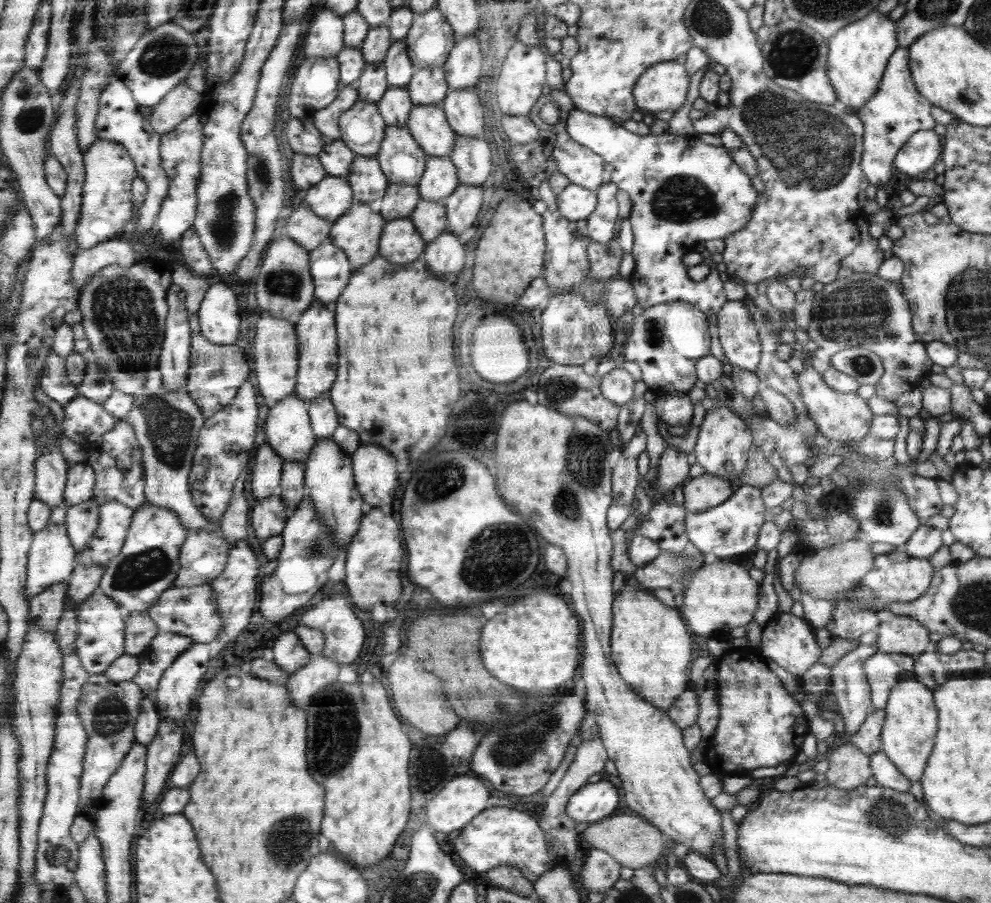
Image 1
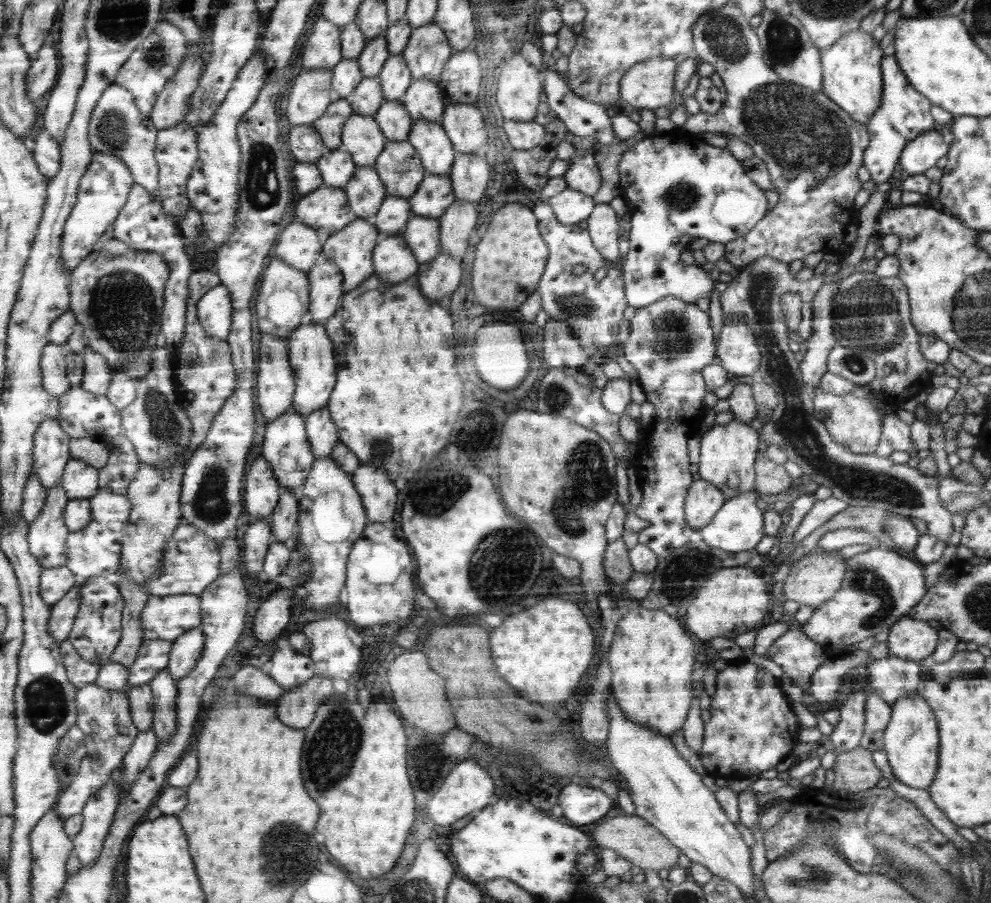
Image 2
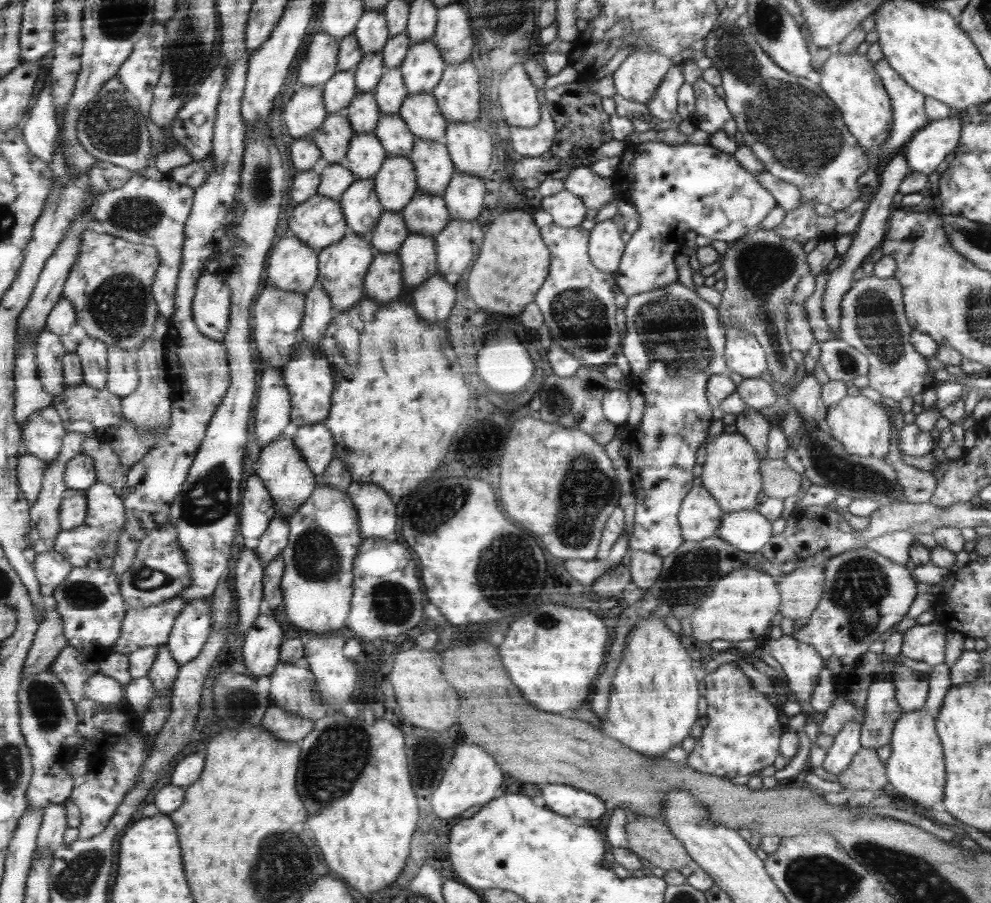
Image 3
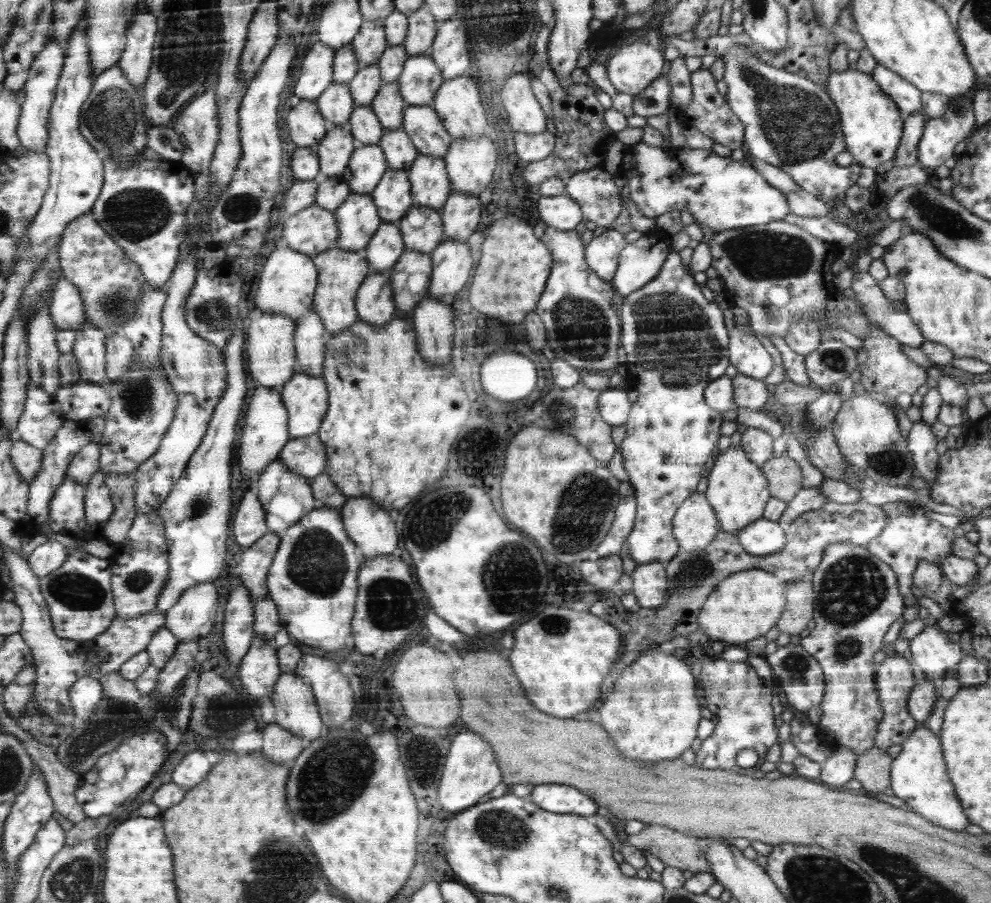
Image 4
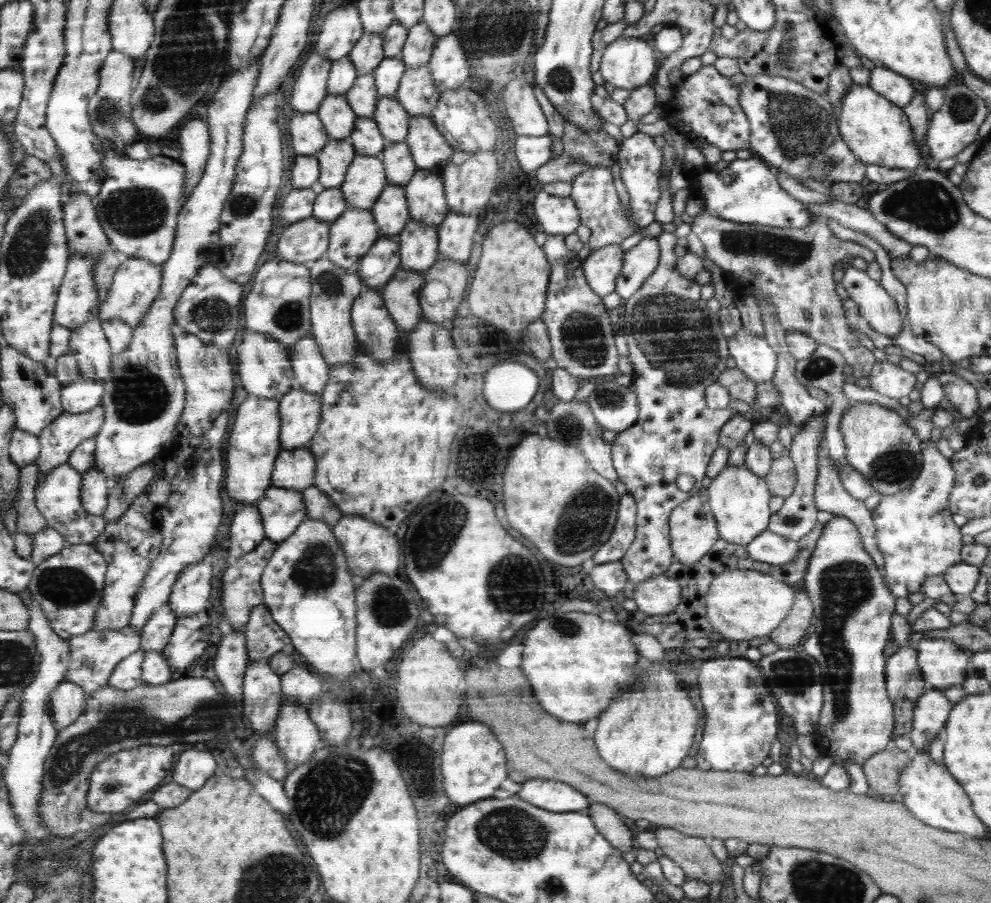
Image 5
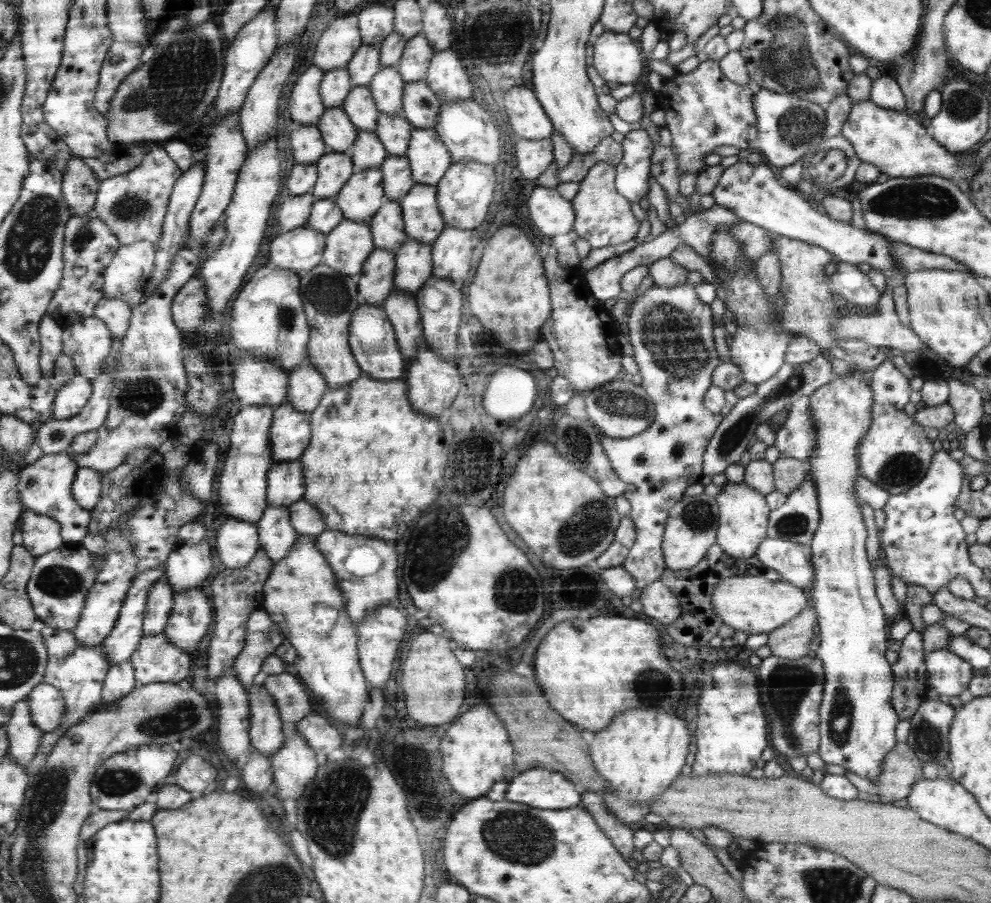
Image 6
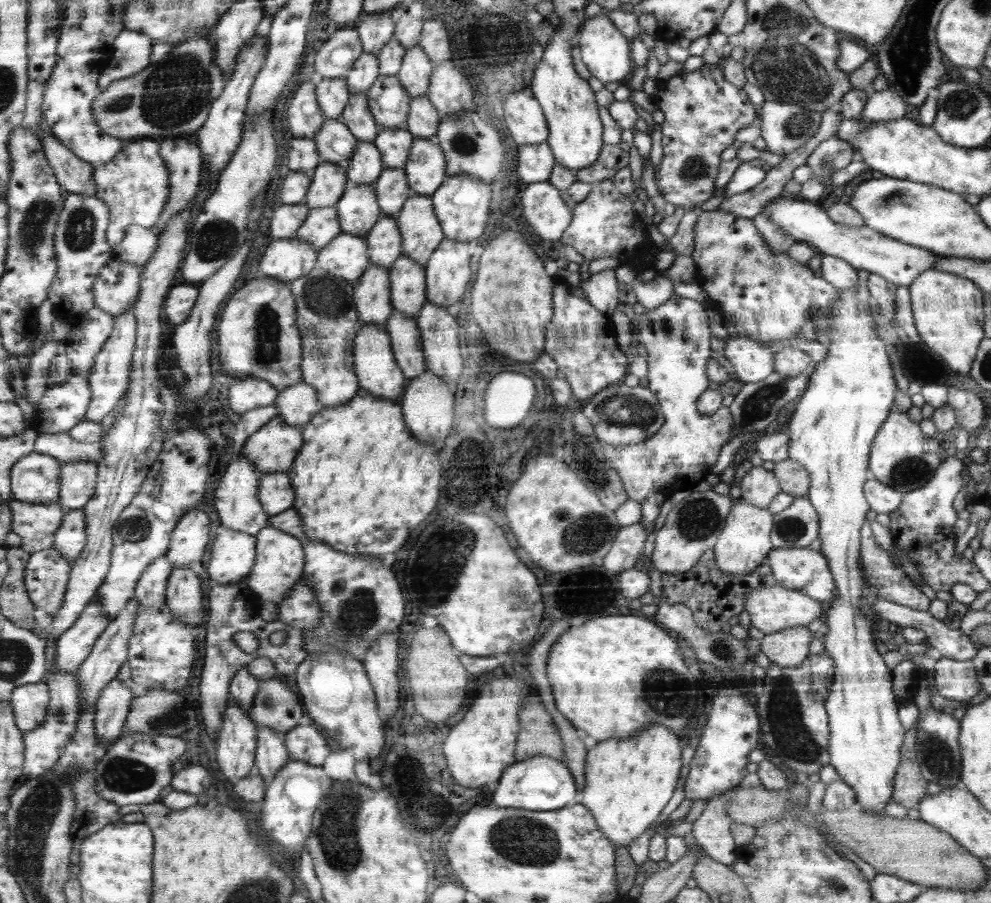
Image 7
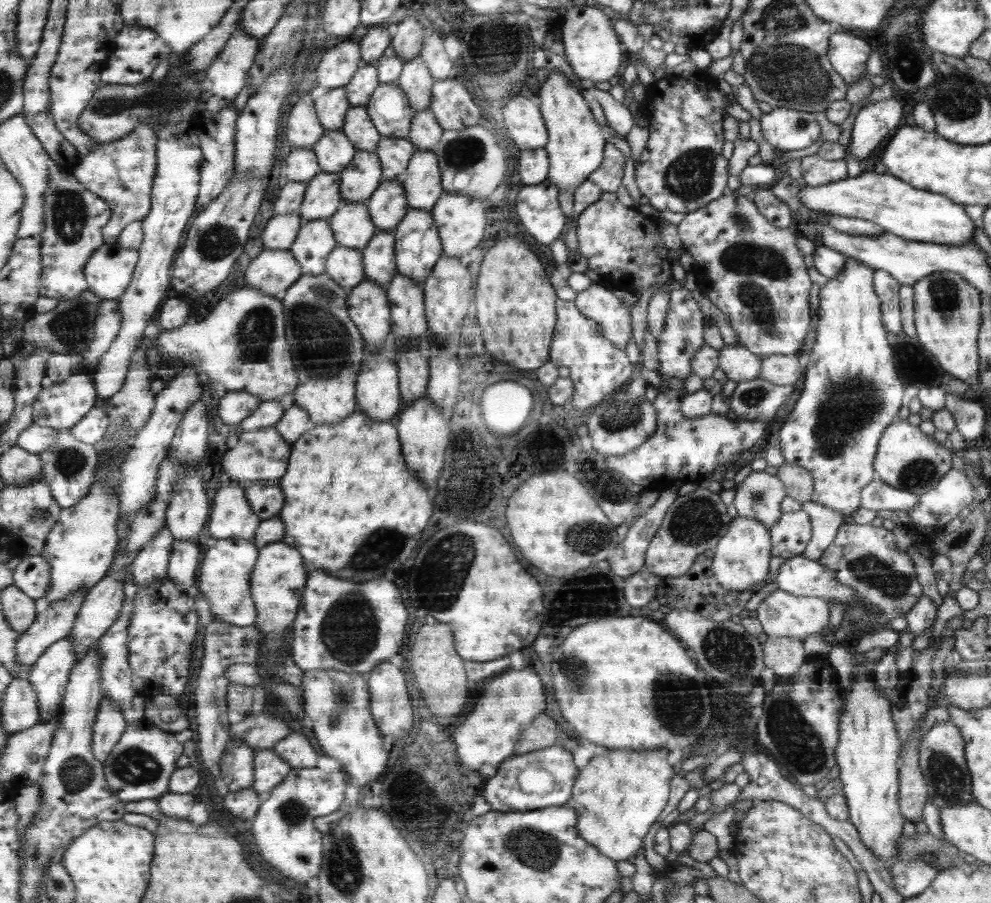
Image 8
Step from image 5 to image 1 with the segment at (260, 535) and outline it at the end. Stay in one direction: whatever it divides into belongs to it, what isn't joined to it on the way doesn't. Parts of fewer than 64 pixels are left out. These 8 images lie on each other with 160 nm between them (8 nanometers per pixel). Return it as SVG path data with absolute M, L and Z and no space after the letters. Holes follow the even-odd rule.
M267 442L260 445L257 451L251 481L252 494L256 500L262 500L277 492L284 461L274 453Z

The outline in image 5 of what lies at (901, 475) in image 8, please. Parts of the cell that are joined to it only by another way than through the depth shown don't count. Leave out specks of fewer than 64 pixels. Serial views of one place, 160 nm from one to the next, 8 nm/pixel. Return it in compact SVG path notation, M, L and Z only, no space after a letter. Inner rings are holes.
M870 402L850 404L841 418L840 430L848 465L863 474L882 495L892 496L906 490L923 469L923 444L894 409Z

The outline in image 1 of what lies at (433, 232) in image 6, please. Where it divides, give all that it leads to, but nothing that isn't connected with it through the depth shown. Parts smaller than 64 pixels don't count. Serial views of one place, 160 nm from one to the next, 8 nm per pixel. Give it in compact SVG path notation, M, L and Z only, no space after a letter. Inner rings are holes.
M440 103L416 104L407 120L407 127L429 156L448 157L458 141L458 135L452 130Z

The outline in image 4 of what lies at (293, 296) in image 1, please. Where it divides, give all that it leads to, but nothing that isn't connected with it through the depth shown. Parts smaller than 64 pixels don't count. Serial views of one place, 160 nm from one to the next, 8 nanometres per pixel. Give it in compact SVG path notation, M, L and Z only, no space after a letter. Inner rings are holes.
M261 313L259 319L249 324L245 351L248 353L248 368L257 386L279 388L291 380L297 370L295 353L296 322L292 316Z

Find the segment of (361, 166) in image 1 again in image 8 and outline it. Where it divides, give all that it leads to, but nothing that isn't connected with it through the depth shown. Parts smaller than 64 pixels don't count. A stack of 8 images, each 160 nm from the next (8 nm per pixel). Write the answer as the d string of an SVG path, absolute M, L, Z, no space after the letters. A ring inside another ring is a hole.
M338 244L327 257L326 273L350 292L366 279L363 251Z

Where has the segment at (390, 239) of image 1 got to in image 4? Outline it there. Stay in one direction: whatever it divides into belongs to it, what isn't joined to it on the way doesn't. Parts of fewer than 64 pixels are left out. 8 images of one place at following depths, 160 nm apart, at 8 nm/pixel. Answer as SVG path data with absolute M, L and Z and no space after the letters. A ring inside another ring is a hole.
M393 268L373 272L360 285L355 296L357 319L372 326L385 326L398 313L394 301L394 287L391 274Z

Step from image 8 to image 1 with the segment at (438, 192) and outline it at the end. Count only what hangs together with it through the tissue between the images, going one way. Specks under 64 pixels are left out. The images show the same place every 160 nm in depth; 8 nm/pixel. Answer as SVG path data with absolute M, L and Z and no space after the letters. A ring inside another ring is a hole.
M440 66L415 69L408 89L415 104L439 104L450 92L445 71Z

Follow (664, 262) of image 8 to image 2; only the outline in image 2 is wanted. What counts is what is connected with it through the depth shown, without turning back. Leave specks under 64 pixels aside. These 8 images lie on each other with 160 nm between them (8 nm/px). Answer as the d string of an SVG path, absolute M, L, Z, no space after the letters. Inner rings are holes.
M565 140L556 147L557 158L571 162L564 174L567 187L584 192L592 197L601 186L601 175L595 159L595 150L580 150L574 148L571 142Z

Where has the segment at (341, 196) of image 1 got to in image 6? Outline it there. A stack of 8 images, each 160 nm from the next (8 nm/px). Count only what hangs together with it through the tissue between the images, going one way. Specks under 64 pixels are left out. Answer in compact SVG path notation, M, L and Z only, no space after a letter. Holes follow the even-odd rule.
M302 226L270 242L270 262L281 269L300 273L321 263L326 246L327 236L312 227Z

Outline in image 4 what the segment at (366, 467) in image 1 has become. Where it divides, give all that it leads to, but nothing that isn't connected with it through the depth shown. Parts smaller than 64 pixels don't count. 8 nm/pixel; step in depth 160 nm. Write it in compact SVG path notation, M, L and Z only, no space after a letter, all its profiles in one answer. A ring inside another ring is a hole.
M351 496L346 500L340 510L344 530L361 548L363 558L369 560L392 554L398 544L398 534L388 511L369 496Z

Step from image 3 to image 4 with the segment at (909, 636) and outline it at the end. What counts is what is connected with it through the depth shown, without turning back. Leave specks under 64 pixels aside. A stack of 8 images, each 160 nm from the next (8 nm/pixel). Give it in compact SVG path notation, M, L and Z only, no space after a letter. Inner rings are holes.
M925 625L925 629L910 641L912 662L933 684L943 681L946 670L963 661L961 644L950 642L946 633L942 634L936 625Z

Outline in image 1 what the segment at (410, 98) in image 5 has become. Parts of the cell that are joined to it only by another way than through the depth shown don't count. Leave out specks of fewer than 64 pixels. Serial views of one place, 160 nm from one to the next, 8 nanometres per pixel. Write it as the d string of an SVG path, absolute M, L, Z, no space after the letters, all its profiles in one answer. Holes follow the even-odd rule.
M438 8L415 14L414 24L404 38L416 69L442 67L451 54L454 30Z

